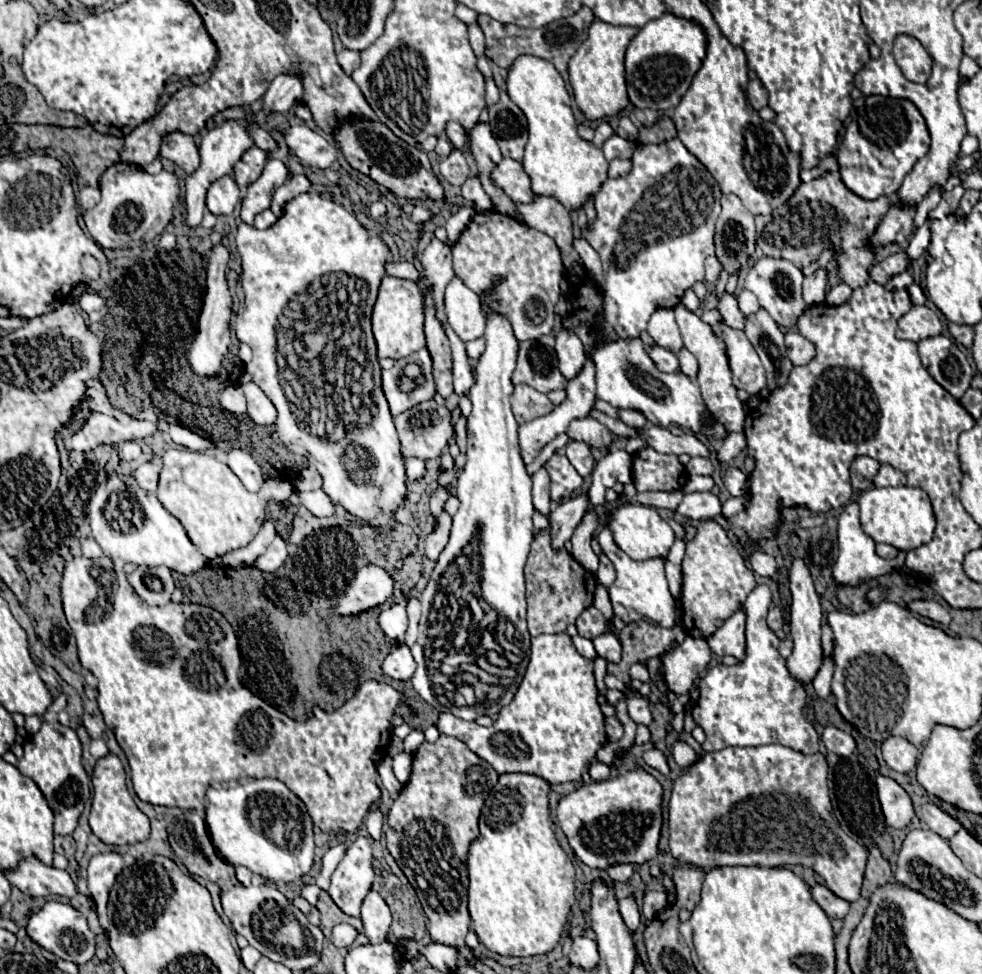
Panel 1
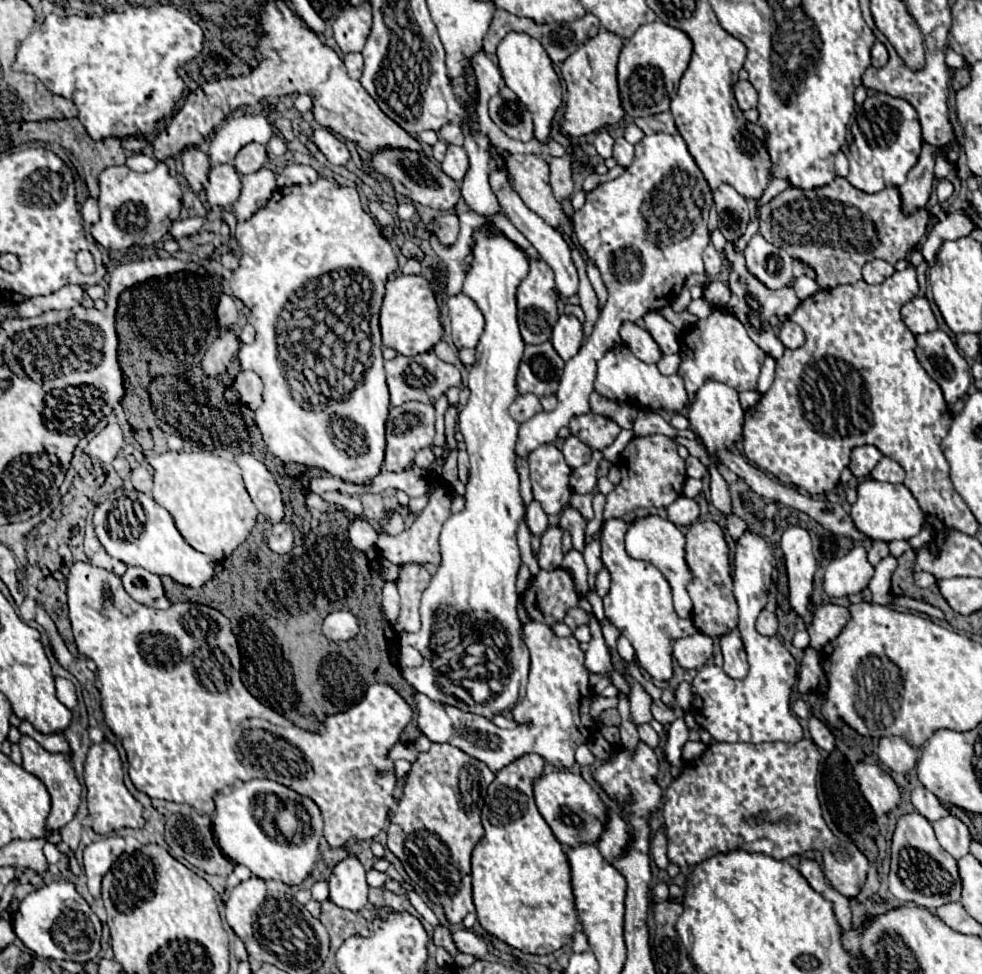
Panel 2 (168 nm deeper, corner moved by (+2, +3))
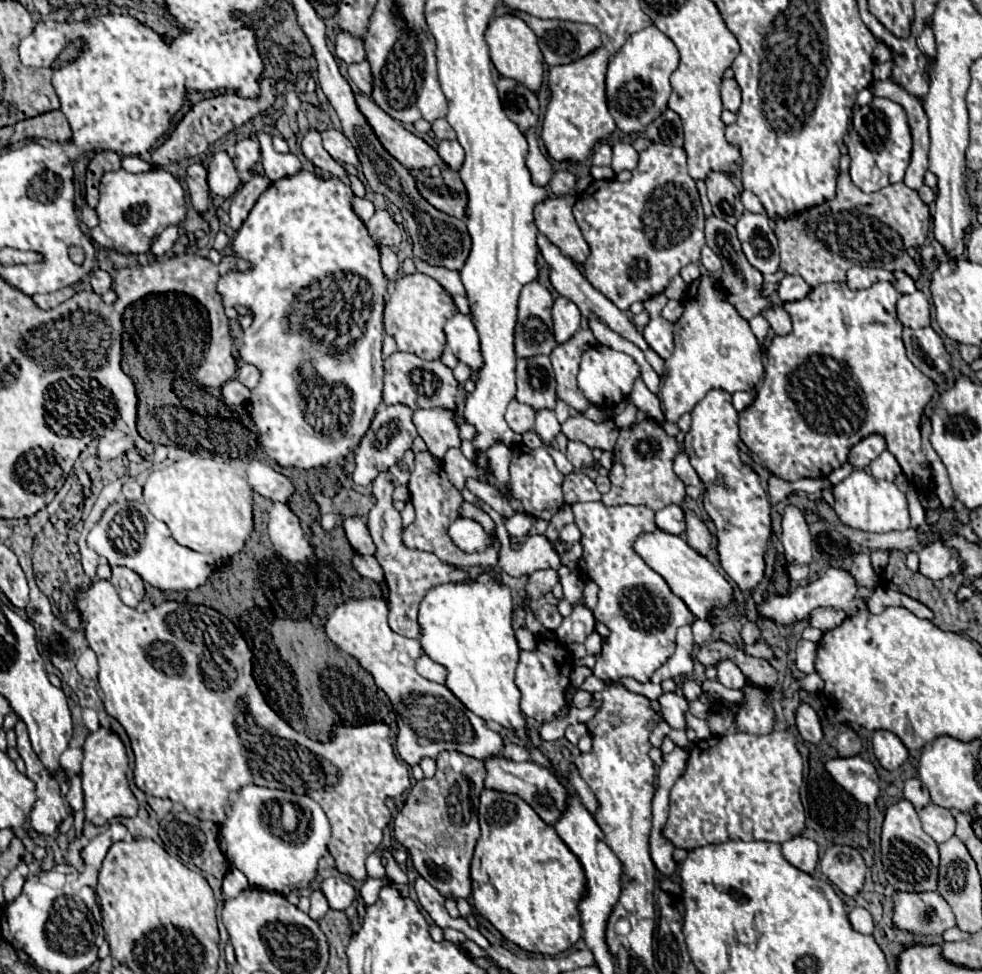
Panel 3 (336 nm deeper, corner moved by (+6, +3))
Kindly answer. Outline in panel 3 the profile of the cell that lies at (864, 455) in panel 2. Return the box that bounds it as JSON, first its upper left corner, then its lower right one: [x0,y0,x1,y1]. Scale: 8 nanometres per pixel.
[848,435,886,469]

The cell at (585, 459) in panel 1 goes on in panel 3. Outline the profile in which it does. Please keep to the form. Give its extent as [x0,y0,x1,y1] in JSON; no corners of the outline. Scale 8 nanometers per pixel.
[566,441,596,469]

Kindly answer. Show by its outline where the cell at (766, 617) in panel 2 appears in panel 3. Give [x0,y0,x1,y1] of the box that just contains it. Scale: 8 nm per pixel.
[740,621,760,645]

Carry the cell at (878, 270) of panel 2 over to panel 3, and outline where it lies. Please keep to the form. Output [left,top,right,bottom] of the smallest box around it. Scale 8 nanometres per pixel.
[846,267,894,289]

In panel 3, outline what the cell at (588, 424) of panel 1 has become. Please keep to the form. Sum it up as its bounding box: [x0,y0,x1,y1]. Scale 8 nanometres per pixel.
[562,415,618,451]

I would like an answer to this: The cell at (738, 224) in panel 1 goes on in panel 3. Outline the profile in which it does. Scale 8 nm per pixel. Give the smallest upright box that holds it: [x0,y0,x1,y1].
[706,173,744,225]

